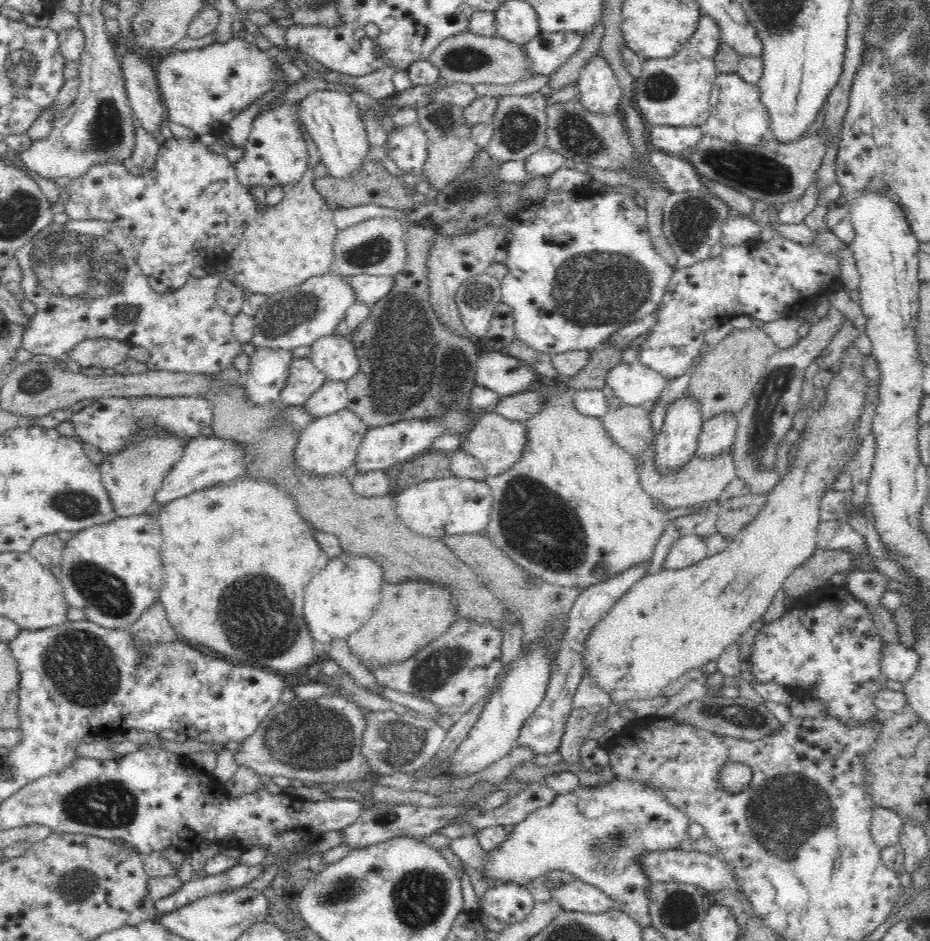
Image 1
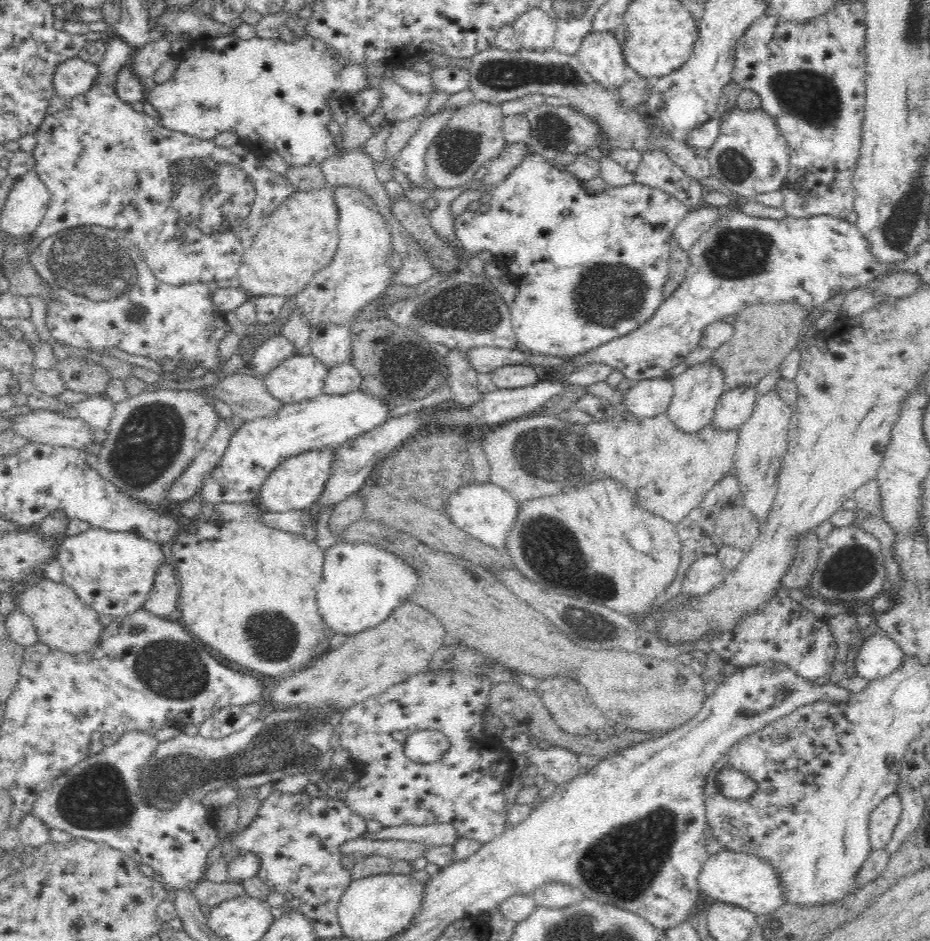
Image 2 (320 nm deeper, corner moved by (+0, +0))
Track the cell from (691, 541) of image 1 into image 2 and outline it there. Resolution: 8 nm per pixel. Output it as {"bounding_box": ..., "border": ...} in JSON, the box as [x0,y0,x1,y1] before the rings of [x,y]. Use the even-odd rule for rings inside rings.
{"bounding_box":[683,554,727,597],"border":[[[702,554],[690,566],[684,578],[683,592],[691,597],[702,597],[716,591],[727,578],[722,561],[714,554]]]}

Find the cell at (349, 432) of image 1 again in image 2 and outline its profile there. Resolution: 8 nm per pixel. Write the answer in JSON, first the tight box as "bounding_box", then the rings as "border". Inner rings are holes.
{"bounding_box":[252,446,339,512],"border":[[[339,446],[322,448],[322,450],[310,450],[302,454],[296,454],[281,462],[274,469],[261,486],[257,498],[252,500],[262,511],[288,512],[292,510],[307,509],[320,498],[326,482],[328,482],[334,453]]]}

